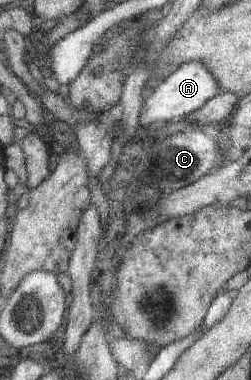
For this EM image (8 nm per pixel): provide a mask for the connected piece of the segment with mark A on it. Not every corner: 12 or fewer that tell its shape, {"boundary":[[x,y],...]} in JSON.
{"boundary":[[183,63],[144,98],[141,126],[184,119],[221,85]]}

